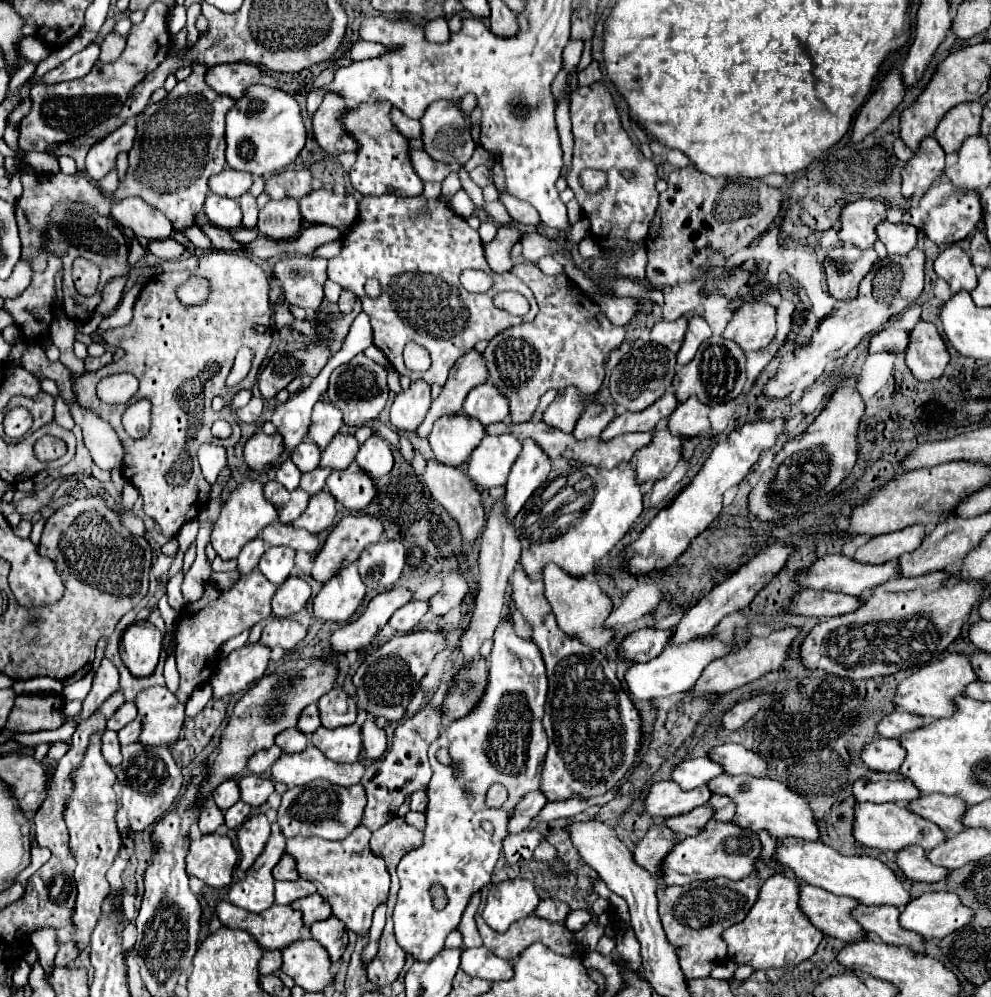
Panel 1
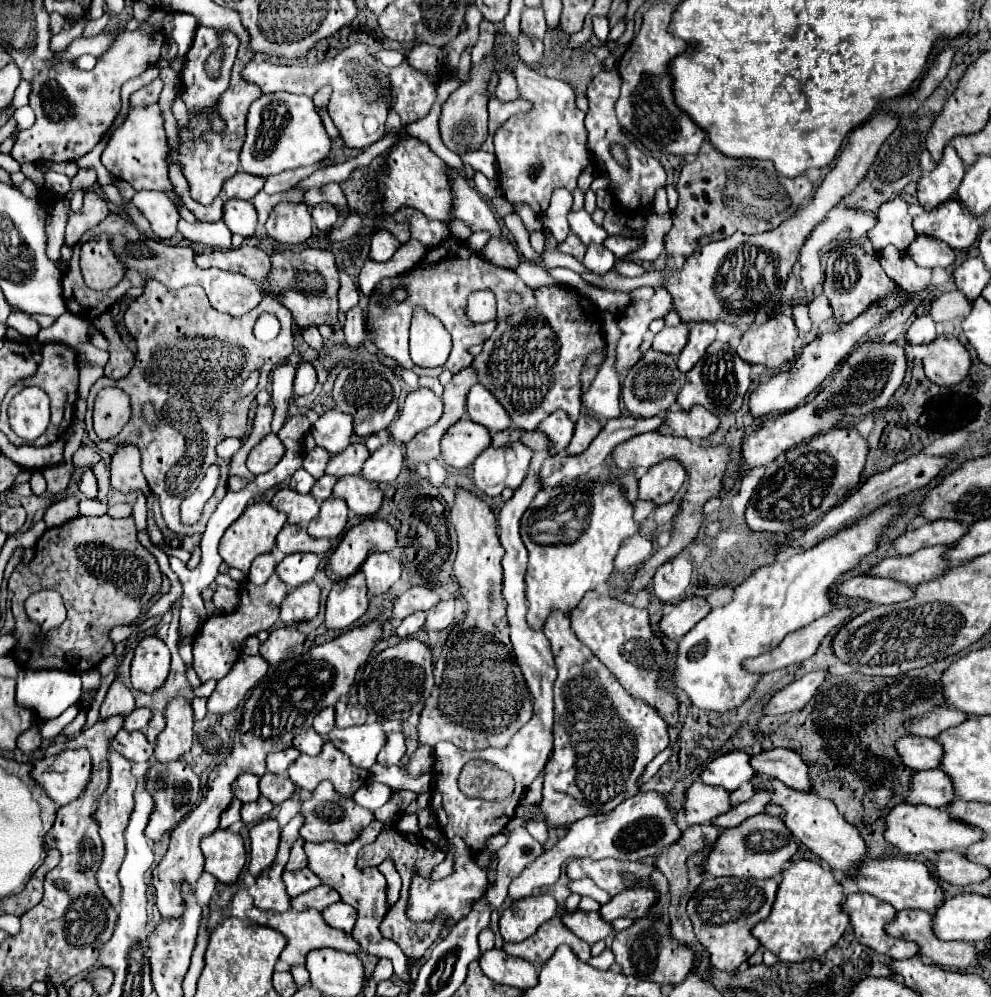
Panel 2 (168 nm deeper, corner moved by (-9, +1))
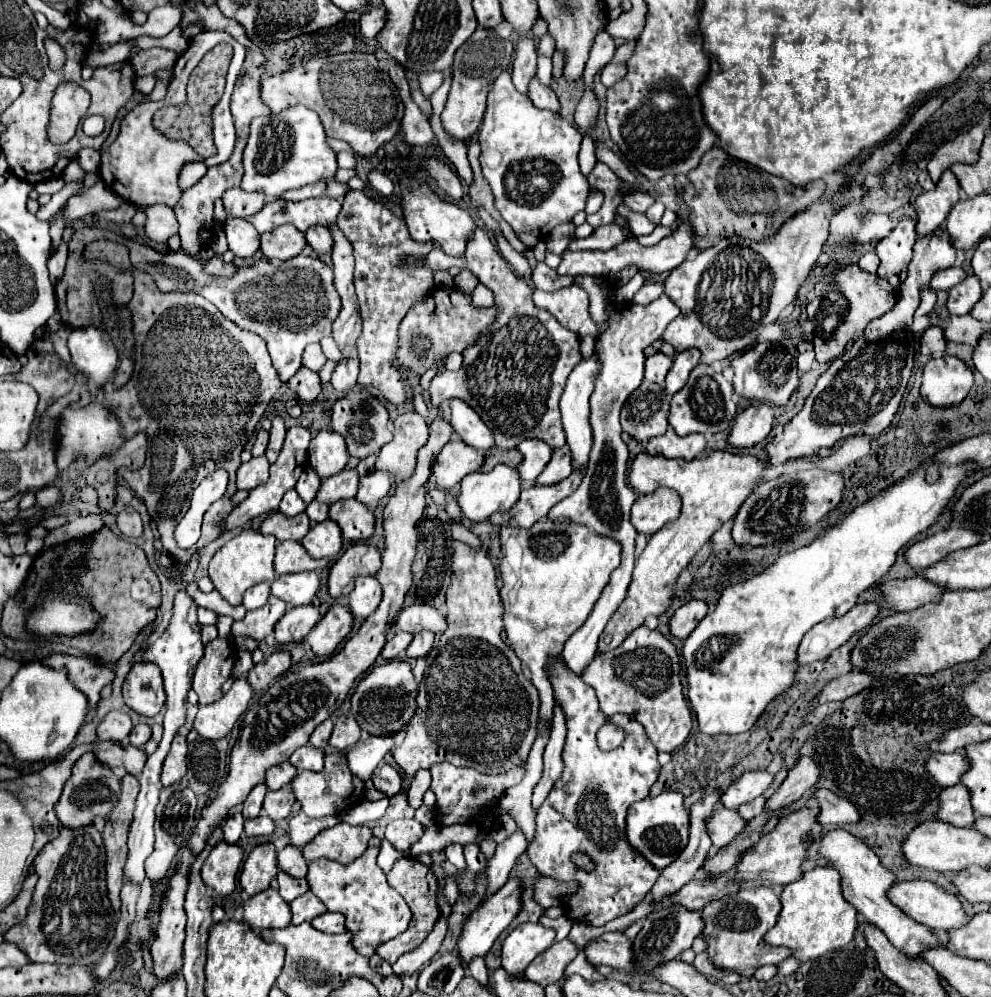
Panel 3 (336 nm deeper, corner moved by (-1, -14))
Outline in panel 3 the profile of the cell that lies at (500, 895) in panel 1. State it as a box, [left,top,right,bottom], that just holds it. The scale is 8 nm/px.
[501,921,555,977]

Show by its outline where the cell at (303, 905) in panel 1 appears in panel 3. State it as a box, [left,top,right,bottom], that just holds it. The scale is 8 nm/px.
[291,891,327,925]

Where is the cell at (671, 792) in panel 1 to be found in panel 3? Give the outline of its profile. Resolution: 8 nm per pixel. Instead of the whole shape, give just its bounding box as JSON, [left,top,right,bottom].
[707,807,745,849]

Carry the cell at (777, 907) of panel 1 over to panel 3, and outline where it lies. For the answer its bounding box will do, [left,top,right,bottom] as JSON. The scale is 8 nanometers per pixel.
[765,867,857,963]

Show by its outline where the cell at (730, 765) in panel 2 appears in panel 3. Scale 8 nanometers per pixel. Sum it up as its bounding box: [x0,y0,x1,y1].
[721,771,773,809]

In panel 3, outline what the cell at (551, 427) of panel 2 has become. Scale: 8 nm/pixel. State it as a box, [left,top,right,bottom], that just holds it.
[517,439,553,483]

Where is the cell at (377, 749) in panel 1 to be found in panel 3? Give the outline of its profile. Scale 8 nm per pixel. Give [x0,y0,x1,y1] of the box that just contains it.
[371,763,401,797]

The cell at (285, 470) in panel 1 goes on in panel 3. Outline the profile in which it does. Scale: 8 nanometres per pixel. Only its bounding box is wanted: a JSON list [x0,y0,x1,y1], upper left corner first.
[279,489,307,517]

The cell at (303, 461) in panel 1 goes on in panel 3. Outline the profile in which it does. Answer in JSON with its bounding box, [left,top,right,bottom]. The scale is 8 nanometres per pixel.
[295,469,321,503]

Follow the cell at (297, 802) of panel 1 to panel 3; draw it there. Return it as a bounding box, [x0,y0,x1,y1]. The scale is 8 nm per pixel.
[303,823,371,865]

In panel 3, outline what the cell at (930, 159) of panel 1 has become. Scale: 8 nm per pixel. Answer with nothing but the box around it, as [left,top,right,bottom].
[913,169,959,237]

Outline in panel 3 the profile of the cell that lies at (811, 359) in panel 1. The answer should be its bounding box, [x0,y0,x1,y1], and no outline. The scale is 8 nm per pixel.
[729,403,775,447]

